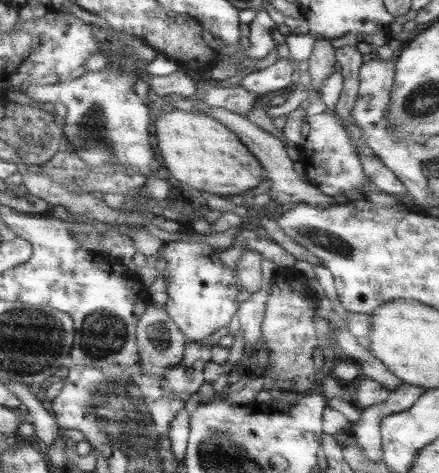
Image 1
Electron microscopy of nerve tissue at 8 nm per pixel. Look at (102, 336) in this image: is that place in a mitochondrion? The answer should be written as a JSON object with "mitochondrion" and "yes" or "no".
{"mitochondrion":"yes"}

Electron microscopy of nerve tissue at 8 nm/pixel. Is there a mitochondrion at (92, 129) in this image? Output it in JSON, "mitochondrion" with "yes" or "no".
{"mitochondrion":"yes"}

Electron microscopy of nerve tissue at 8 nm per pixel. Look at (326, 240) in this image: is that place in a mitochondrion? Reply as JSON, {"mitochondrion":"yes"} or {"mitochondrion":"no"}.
{"mitochondrion":"yes"}

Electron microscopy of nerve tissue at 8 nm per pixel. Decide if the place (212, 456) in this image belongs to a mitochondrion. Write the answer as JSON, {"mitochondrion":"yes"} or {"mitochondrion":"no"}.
{"mitochondrion":"yes"}

